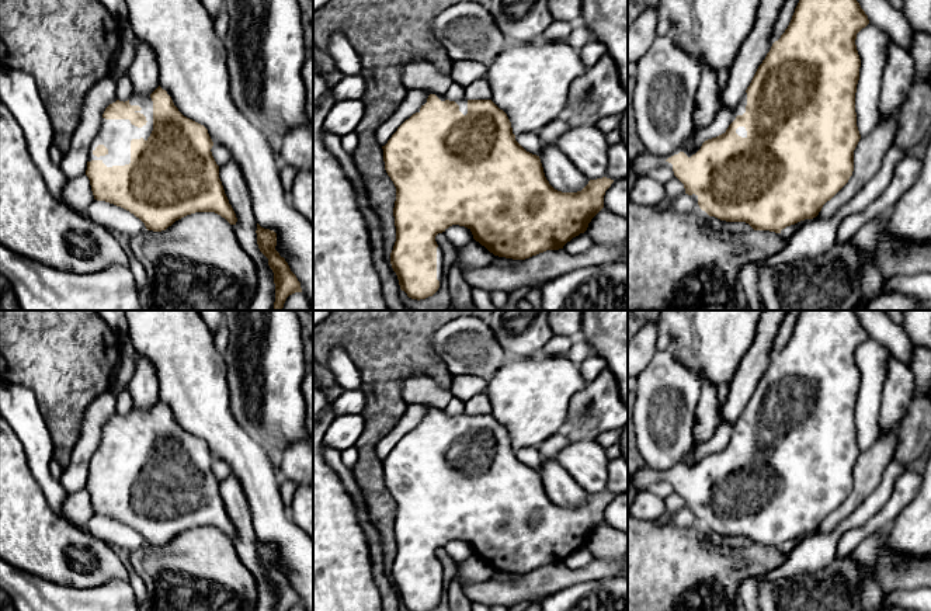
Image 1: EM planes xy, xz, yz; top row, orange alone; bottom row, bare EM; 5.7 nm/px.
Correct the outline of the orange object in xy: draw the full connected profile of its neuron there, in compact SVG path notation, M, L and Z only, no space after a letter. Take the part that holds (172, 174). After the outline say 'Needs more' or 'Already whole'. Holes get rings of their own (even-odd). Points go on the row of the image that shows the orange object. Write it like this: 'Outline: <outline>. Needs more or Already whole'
Outline: M160 86L150 96L133 91L128 101L117 100L105 108L90 146L86 176L94 199L129 211L147 230L166 230L195 212L215 212L236 225L212 146L208 129L184 117Z. Needs more

